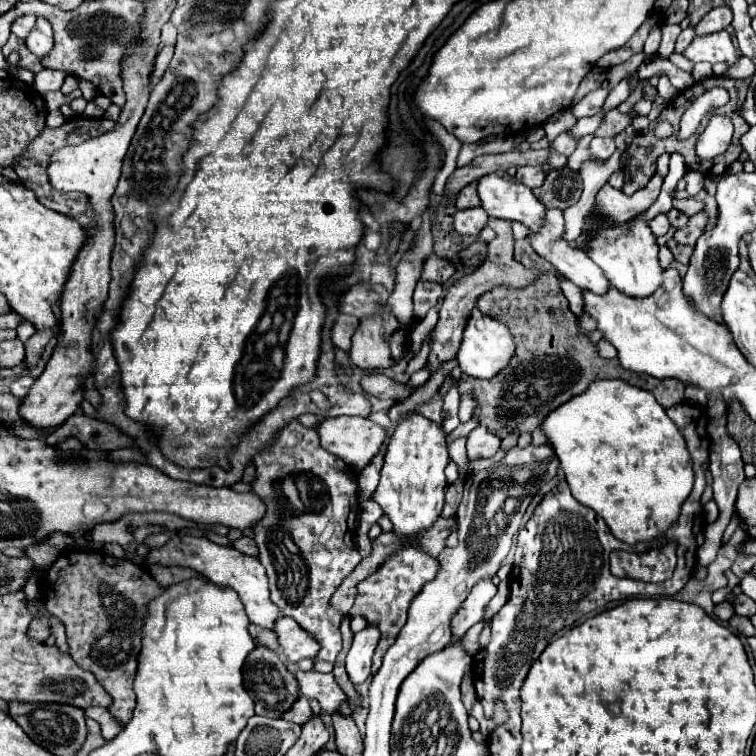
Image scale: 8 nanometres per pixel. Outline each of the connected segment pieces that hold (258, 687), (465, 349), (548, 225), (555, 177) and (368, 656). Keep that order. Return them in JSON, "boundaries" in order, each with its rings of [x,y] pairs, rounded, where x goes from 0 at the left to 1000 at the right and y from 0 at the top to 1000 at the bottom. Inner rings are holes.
{"boundaries":[[[[336,857],[323,878],[323,910],[331,918],[331,923],[339,931],[339,944],[344,947],[357,947],[357,950],[370,950],[384,934],[394,926],[394,902],[389,892],[381,889],[370,868],[354,857]]],[[[627,407],[624,418],[619,423],[619,431],[614,437],[608,463],[603,468],[611,492],[619,497],[627,497],[627,500],[648,503],[648,500],[653,500],[653,495],[661,495],[675,481],[677,471],[680,471],[680,447],[675,442],[675,437],[664,426],[659,426],[648,418],[640,418],[632,407]]],[[[722,278],[720,299],[714,302],[714,307],[701,310],[701,320],[704,320],[704,328],[709,331],[709,336],[717,339],[720,344],[725,344],[741,362],[754,368],[762,378],[767,378],[772,384],[780,384],[786,389],[802,389],[802,384],[807,381],[804,368],[799,368],[796,357],[791,357],[791,352],[775,339],[772,331],[762,331],[751,320],[741,317],[743,304],[746,304],[746,286],[743,286],[743,280],[741,278]]],[[[754,222],[728,225],[722,241],[714,249],[709,249],[706,257],[722,275],[749,278],[751,272],[765,267],[770,257],[770,235]]],[[[487,825],[481,833],[468,839],[466,857],[458,868],[458,886],[466,905],[479,905],[489,894],[492,868],[500,847],[503,847],[503,833],[495,825]]]]}

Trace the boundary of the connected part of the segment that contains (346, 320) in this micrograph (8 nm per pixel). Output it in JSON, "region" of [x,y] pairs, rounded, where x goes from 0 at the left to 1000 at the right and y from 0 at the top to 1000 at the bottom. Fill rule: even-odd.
{"region":[[[450,415],[450,423],[442,429],[439,434],[439,450],[447,460],[452,460],[455,466],[463,466],[463,455],[466,455],[466,444],[471,439],[471,434],[476,431],[476,421],[460,418],[460,415]]]}

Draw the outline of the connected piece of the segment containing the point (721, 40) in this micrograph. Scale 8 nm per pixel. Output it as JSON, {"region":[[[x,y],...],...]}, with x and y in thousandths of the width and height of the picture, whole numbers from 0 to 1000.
{"region":[[[960,40],[944,42],[937,48],[921,48],[915,58],[907,63],[905,74],[910,79],[921,82],[960,82],[963,87],[971,87],[976,82],[976,69],[966,53],[966,45]]]}

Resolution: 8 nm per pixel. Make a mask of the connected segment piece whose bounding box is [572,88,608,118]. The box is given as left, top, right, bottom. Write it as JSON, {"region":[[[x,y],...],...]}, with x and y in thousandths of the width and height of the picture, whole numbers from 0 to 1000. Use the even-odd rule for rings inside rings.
{"region":[[[791,116],[786,122],[780,122],[772,132],[767,132],[759,143],[757,143],[757,151],[762,156],[770,156],[770,153],[786,153],[796,146],[799,140],[799,132],[804,127],[804,119],[802,116]]]}

